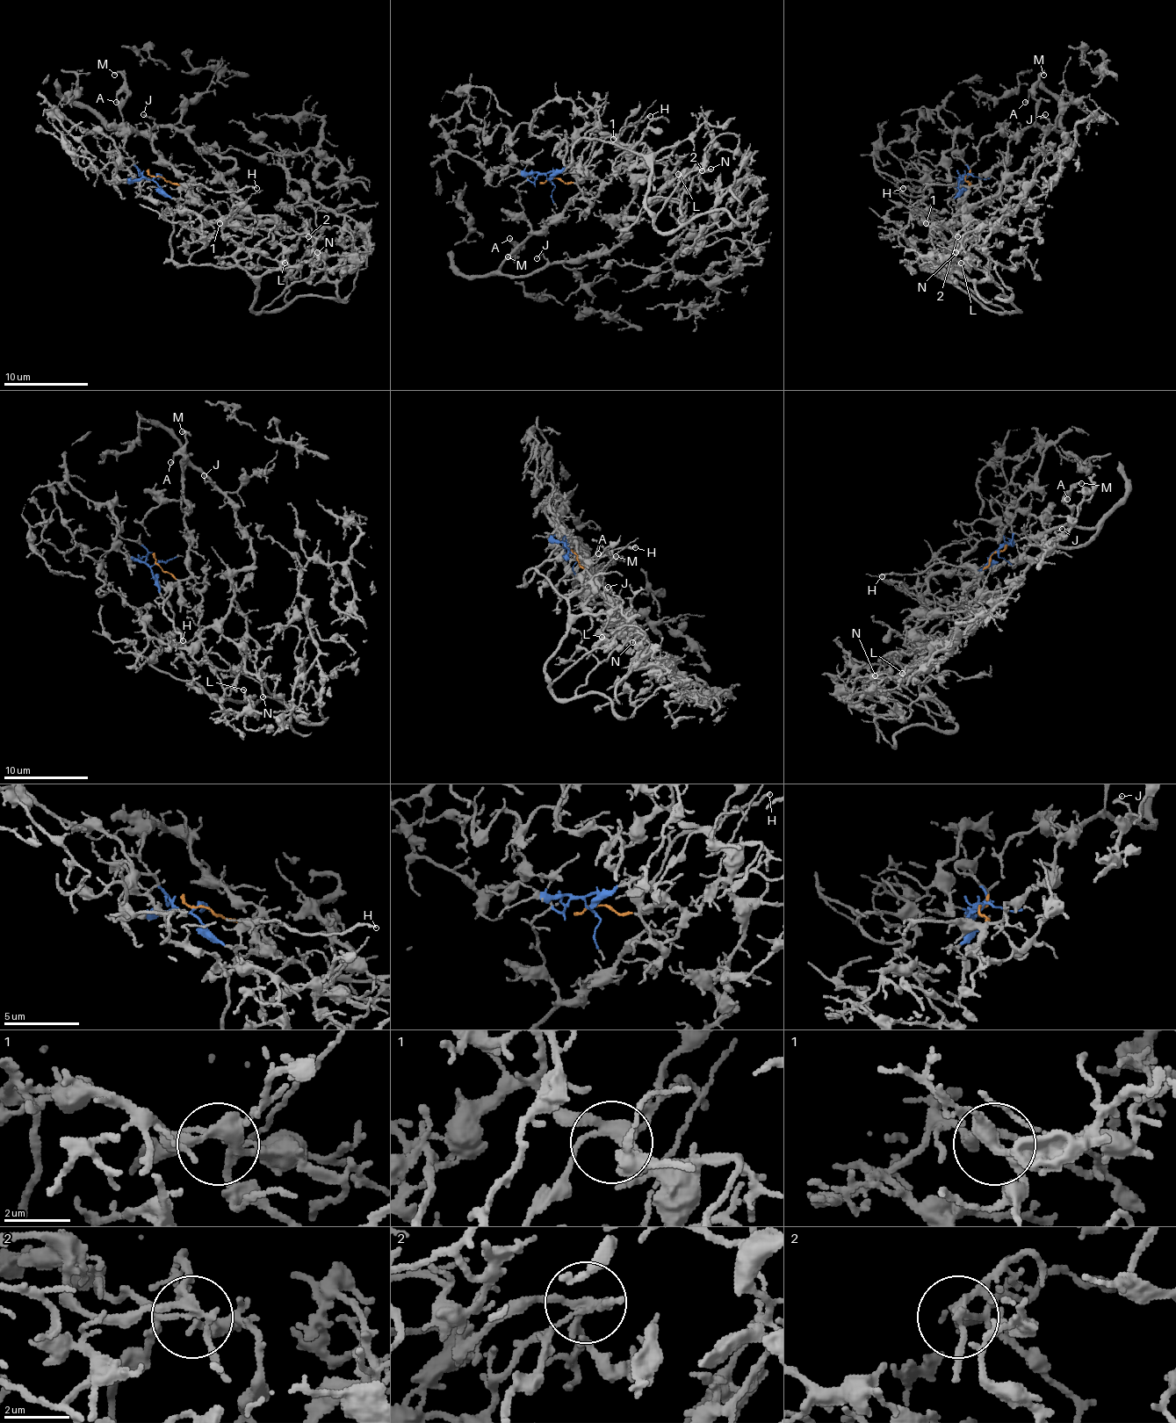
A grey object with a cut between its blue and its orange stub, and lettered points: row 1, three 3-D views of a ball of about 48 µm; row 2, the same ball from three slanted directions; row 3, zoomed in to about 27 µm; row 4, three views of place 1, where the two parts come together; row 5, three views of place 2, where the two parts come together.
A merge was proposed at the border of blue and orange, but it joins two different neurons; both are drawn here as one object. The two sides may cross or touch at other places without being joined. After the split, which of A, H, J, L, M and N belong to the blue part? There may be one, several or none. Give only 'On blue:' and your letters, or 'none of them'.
On blue: L

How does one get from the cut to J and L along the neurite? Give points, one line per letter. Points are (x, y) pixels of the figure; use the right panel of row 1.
J: (965, 176), (970, 184), (978, 180), (1033, 126), (1063, 130), (1046, 115)
L: (965, 178), (959, 183), (950, 228), (923, 220), (932, 231), (938, 269), (999, 311), (965, 284), (962, 263)

